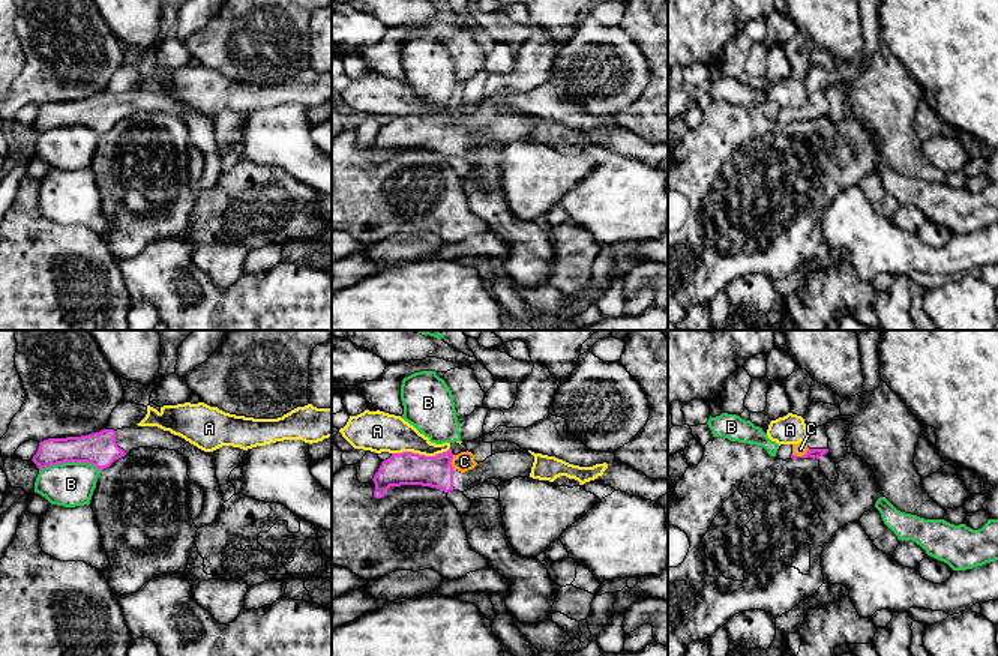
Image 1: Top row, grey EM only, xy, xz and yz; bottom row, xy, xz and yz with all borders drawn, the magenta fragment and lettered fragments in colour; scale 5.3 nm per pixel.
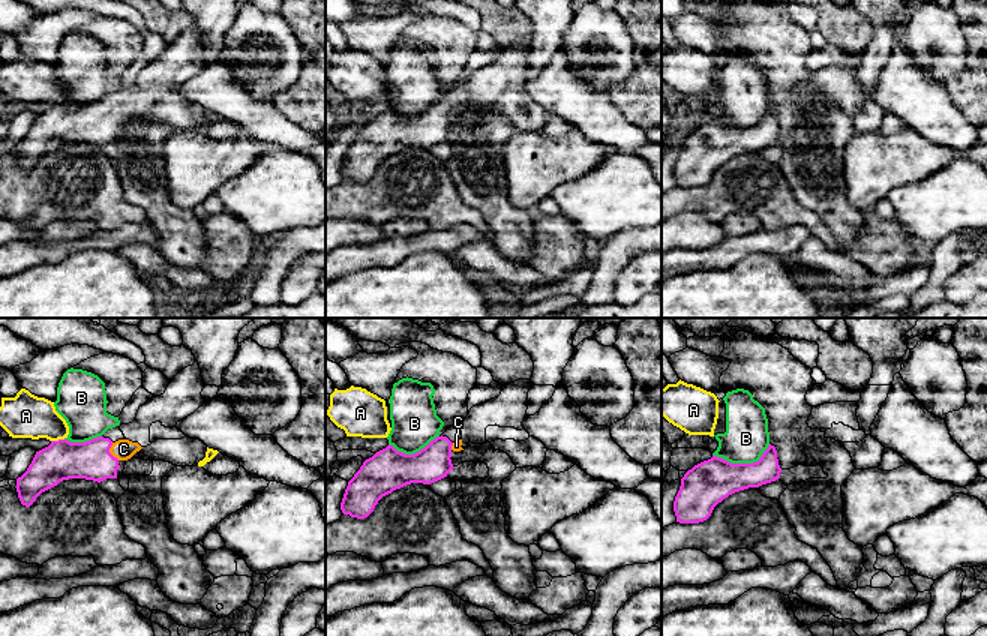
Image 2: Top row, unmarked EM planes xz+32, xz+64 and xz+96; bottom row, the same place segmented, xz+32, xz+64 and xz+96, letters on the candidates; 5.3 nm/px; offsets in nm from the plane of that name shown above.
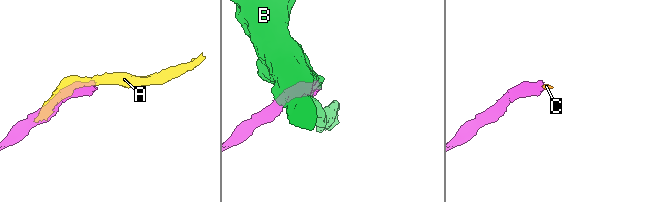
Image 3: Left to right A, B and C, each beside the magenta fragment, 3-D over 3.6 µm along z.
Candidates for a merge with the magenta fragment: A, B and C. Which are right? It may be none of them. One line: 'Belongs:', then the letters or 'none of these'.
Belongs: C

